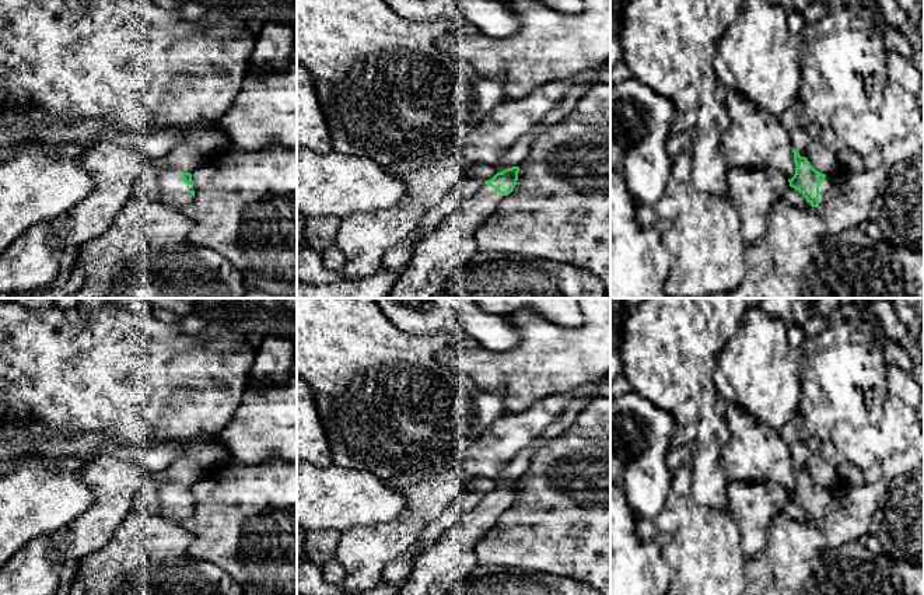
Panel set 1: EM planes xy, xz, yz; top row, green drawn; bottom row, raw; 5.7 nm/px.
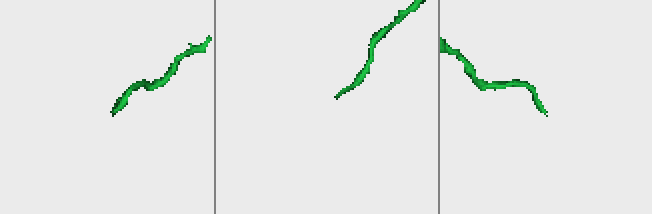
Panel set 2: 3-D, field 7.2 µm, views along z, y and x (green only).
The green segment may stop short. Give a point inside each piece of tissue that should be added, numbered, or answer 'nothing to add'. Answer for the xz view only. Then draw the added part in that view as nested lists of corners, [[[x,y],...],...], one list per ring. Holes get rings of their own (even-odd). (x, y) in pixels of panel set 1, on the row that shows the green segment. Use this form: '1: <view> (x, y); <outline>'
1: xz (440, 252); [[[484,183],[451,211],[414,245],[413,256],[388,298],[435,298],[451,273],[477,252],[475,231],[504,197]]]

